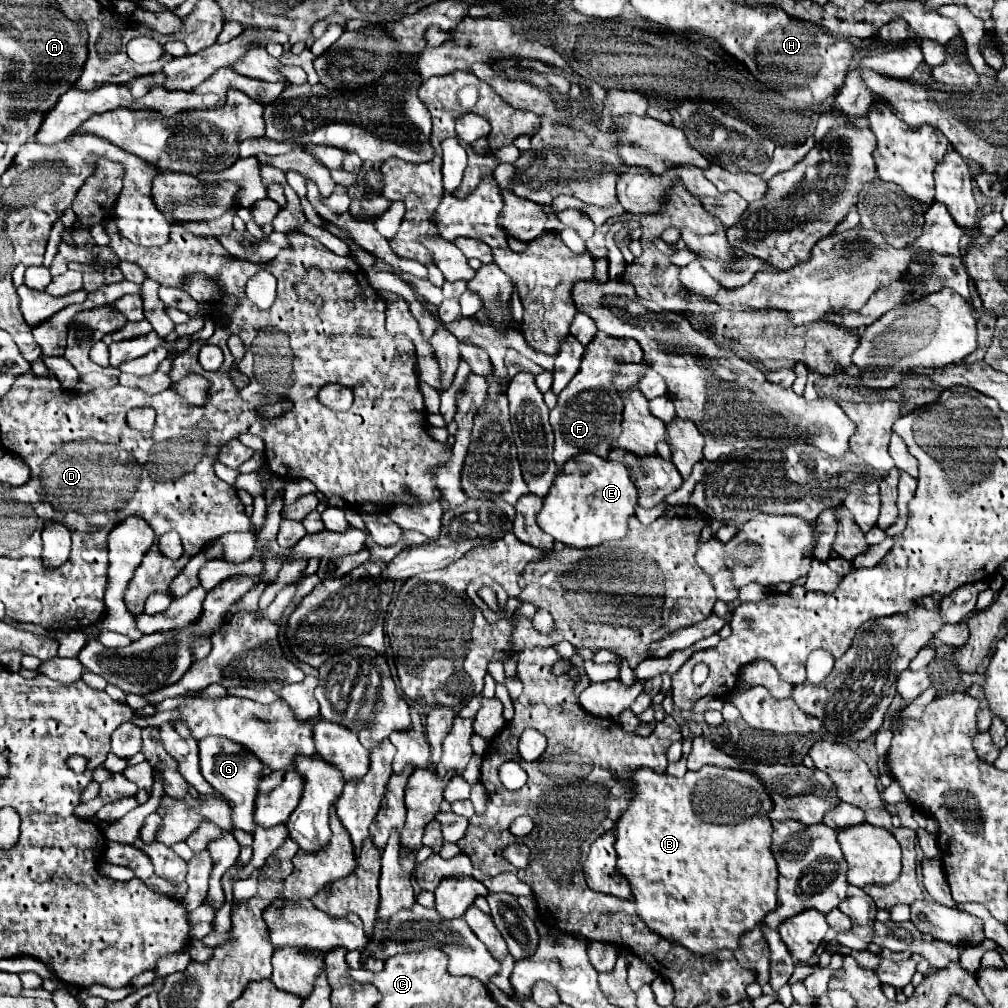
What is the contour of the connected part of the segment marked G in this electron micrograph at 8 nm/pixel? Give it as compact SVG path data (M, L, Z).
M223 736L217 738L205 738L199 742L199 760L201 760L201 774L203 778L217 790L221 792L229 804L233 806L233 824L235 828L241 828L245 832L253 832L255 822L253 822L253 808L255 808L255 798L257 798L257 788L261 784L263 770L261 760L253 756L247 748L241 748L241 744L233 744L233 740L225 740Z

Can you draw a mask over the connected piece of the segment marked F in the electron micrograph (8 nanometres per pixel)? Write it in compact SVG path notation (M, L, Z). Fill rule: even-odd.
M601 331L596 333L591 344L585 348L579 372L559 394L559 402L549 414L549 422L555 434L555 464L559 468L557 472L561 472L565 460L571 460L581 452L593 452L601 458L607 458L613 440L621 434L623 400L613 384L615 368L642 360L642 349L633 338L612 337Z

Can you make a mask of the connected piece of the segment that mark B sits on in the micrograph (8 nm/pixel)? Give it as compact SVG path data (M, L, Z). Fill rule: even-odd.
M703 766L697 772L687 772L683 778L673 778L669 774L655 774L649 768L639 768L631 778L635 782L635 798L631 800L629 808L621 814L621 818L619 818L617 826L615 826L615 834L617 834L615 850L617 850L617 856L619 856L617 858L617 868L629 880L629 884L631 884L633 900L637 904L637 914L641 916L641 920L645 924L649 924L651 930L655 930L657 934L661 934L663 938L667 938L673 944L685 946L693 954L705 954L707 956L707 954L715 954L719 950L735 952L741 936L745 932L749 932L749 928L759 926L763 916L769 914L777 906L777 898L775 898L775 890L777 890L777 864L775 864L773 854L771 854L769 816L763 814L763 808L757 810L753 806L753 800L771 800L769 792L765 790L765 784L753 772L735 770L735 768L717 768L717 766ZM705 816L727 816L727 818L733 818L733 820L727 820L727 822L735 822L735 824L715 824L713 820L705 822Z

